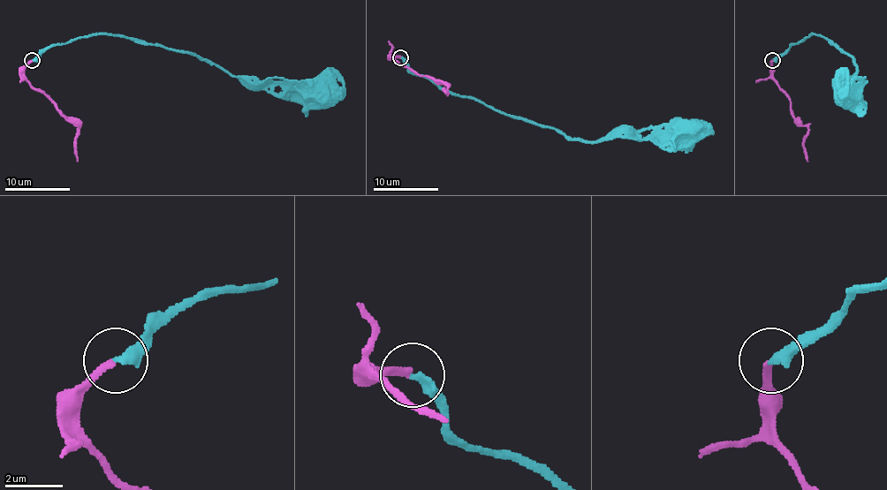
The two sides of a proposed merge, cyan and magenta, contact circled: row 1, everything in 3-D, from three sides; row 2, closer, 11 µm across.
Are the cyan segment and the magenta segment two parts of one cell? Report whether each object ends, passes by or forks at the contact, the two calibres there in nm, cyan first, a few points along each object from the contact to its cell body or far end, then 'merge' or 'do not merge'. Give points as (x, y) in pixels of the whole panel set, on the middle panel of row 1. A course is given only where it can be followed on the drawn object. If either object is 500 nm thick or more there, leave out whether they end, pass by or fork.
cyan ends | magenta ends | 280/240 nm | cyan via (401, 56), (413, 73), (432, 78), (442, 87), (557, 128), (572, 138), (596, 141), (622, 127), (686, 130) | magenta via (401, 56), (392, 56), (419, 75), (443, 83), (446, 93) | merge

